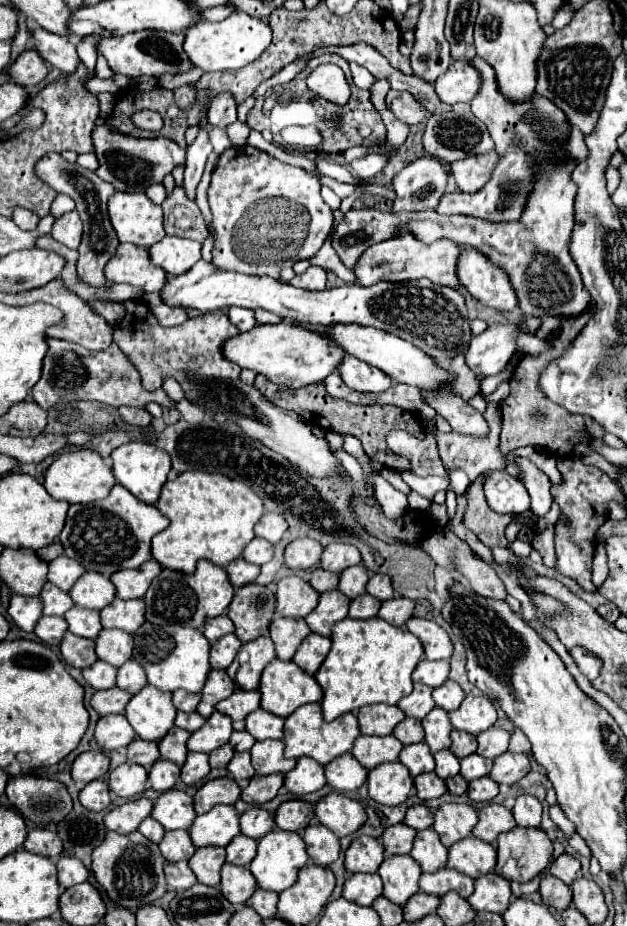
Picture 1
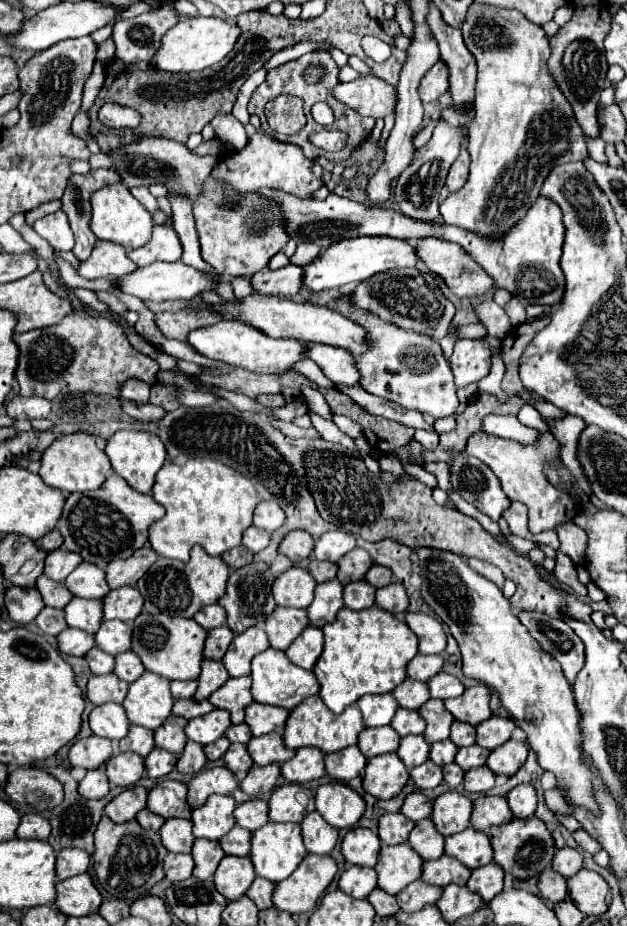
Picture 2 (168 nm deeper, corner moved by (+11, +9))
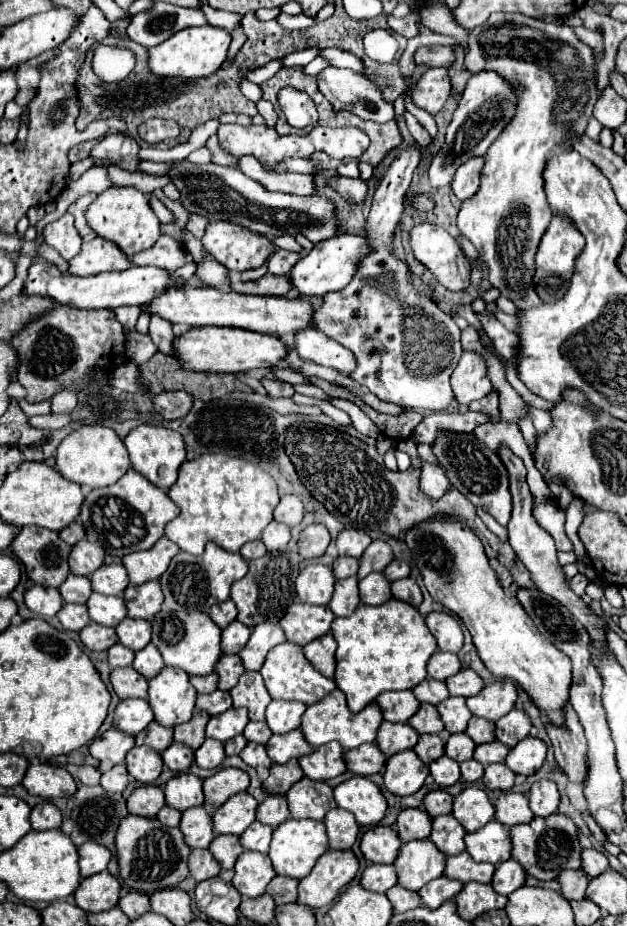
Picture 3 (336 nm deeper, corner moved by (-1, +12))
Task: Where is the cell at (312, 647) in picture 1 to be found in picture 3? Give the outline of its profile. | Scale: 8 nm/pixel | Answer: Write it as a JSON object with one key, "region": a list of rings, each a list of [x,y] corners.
{"region":[[[329,632],[329,634],[317,638],[315,642],[309,642],[307,646],[303,646],[303,652],[305,652],[305,658],[323,676],[333,678],[333,672],[335,672],[335,648],[337,648],[337,642],[335,642],[333,634]]]}

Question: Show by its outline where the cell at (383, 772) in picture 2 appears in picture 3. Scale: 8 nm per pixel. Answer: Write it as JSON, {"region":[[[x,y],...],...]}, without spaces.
{"region":[[[403,750],[387,758],[383,782],[391,794],[409,796],[423,786],[427,774],[427,764],[421,762],[413,750]]]}

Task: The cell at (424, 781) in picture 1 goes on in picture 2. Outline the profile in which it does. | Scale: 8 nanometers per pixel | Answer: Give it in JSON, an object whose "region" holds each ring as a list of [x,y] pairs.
{"region":[[[427,759],[427,763],[423,763],[411,771],[411,779],[415,781],[415,785],[419,789],[433,789],[443,781],[443,773],[441,773],[439,765],[435,765],[431,759]]]}

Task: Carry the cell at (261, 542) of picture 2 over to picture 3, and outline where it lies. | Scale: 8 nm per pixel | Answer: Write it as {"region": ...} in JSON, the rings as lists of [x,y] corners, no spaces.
{"region":[[[273,520],[273,522],[263,530],[263,534],[261,534],[261,540],[263,540],[263,544],[267,546],[267,550],[279,550],[279,548],[283,548],[283,546],[289,542],[289,538],[291,538],[289,526],[279,524],[279,522],[275,522],[275,520]]]}

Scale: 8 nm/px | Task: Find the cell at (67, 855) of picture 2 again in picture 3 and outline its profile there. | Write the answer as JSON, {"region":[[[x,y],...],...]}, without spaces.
{"region":[[[85,842],[83,846],[79,846],[81,878],[103,872],[109,860],[111,860],[111,852],[105,846],[99,846],[97,842]]]}

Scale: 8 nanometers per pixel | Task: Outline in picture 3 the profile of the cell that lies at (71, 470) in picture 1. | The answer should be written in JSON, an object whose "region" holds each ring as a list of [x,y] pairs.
{"region":[[[81,426],[73,430],[69,436],[63,438],[63,442],[57,448],[55,454],[55,468],[63,474],[63,478],[75,482],[75,484],[85,484],[89,488],[105,488],[117,482],[127,470],[129,470],[129,454],[123,446],[123,440],[115,434],[115,430],[105,428],[105,426]]]}

